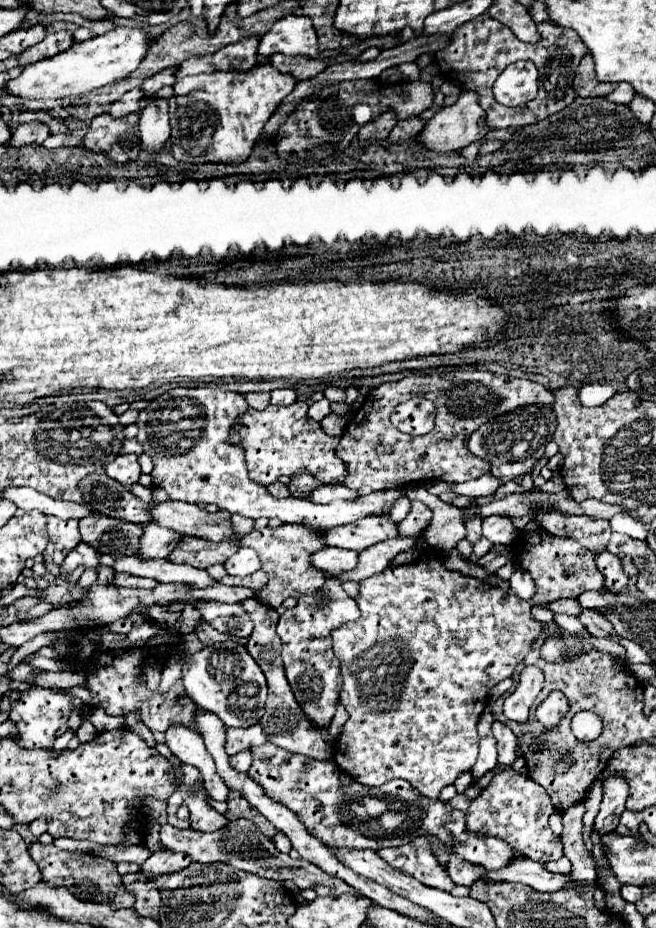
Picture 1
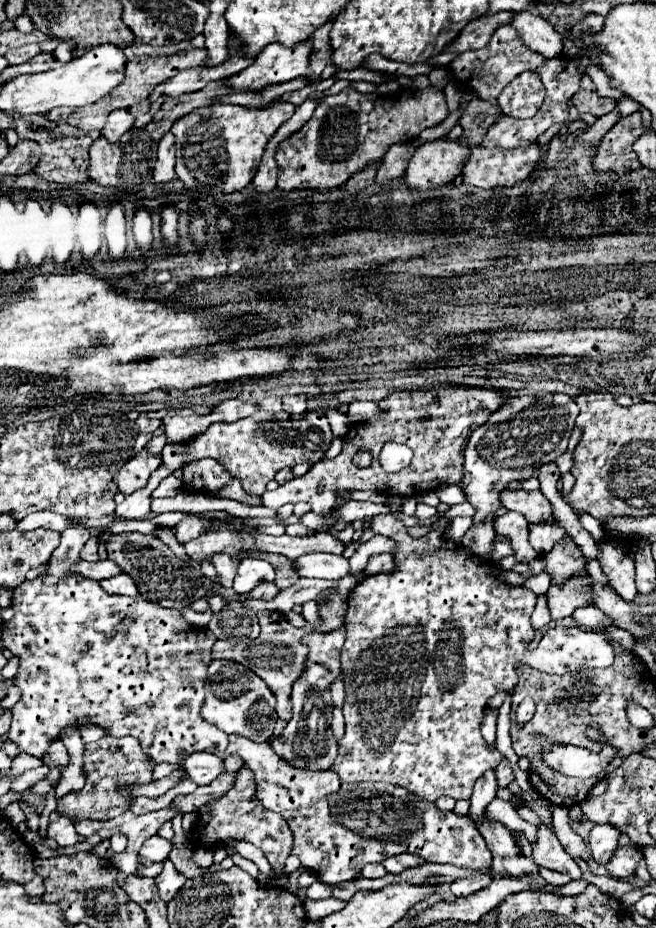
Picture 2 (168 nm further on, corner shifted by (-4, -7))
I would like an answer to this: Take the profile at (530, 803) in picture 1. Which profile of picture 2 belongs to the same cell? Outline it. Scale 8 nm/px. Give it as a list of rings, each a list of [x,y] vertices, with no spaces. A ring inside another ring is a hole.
[[[541,825],[537,831],[537,841],[533,843],[533,861],[539,867],[567,873],[571,879],[583,877],[583,871],[579,869],[575,859],[561,847],[555,833],[547,825]]]

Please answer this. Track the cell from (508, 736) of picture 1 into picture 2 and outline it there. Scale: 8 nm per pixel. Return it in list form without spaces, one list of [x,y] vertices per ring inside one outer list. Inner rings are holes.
[[[503,759],[501,765],[497,767],[495,775],[497,775],[497,783],[499,783],[499,787],[507,787],[507,785],[513,781],[513,771],[511,771],[511,767],[509,767],[509,763],[507,763],[505,759]]]

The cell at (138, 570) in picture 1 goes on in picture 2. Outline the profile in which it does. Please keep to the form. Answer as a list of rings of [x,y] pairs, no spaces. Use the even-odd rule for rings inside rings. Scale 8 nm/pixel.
[[[79,561],[77,565],[73,565],[73,571],[89,577],[89,579],[105,579],[105,577],[115,577],[121,569],[117,569],[117,565],[113,565],[113,561],[97,561],[97,563],[89,563],[89,561]]]

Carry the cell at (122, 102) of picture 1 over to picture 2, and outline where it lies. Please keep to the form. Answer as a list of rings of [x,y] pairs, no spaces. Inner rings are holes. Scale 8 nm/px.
[[[117,109],[109,115],[107,125],[99,131],[101,137],[105,137],[109,143],[117,143],[123,133],[127,133],[133,125],[133,115],[125,109]]]

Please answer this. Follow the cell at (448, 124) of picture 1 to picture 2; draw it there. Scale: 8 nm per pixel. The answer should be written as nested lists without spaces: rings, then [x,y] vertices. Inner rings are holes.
[[[437,139],[433,143],[425,143],[409,161],[405,185],[419,191],[443,187],[461,175],[467,155],[469,145],[461,141]]]

